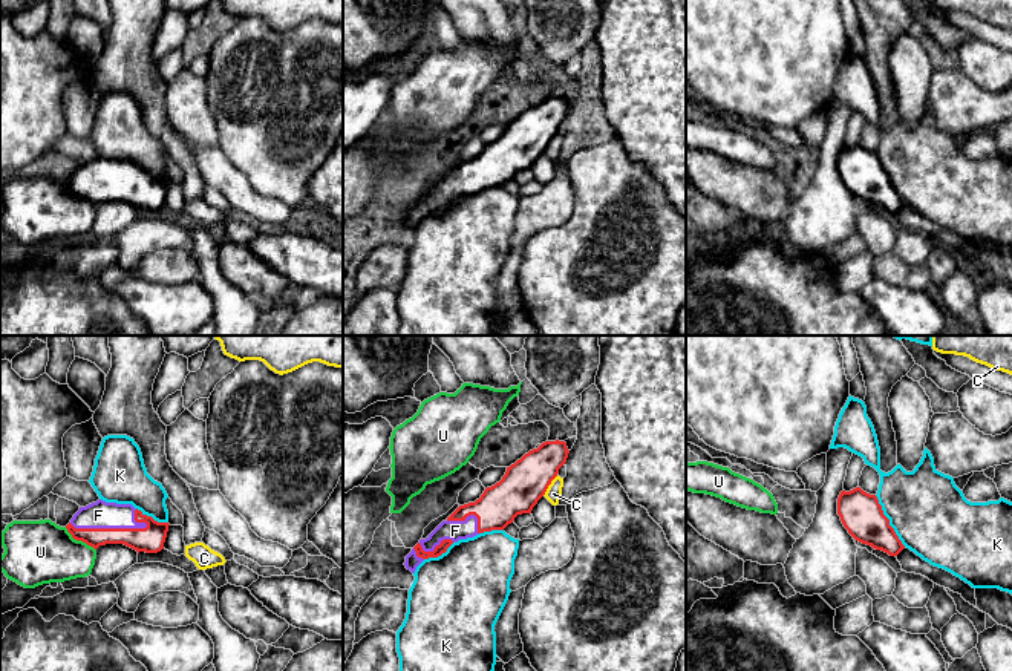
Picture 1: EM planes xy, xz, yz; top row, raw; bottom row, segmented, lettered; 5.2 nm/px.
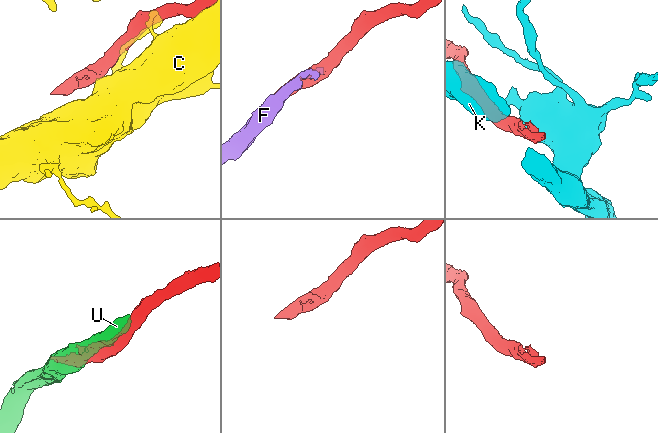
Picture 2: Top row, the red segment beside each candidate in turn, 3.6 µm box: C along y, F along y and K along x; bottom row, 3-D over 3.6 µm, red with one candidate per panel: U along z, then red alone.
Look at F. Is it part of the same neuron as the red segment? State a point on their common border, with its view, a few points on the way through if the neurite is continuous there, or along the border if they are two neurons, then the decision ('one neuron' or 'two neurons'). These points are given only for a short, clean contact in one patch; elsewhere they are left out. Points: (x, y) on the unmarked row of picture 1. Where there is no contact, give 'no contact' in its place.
meets red in xy at (109, 186); one neuron

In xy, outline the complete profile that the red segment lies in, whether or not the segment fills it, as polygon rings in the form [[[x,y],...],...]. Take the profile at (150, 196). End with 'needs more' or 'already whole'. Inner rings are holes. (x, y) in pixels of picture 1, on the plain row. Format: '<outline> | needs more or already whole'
[[[98,156],[80,164],[66,185],[73,196],[95,207],[106,201],[124,201],[138,210],[158,210],[164,205],[168,182],[144,172],[132,161]]] | needs more

